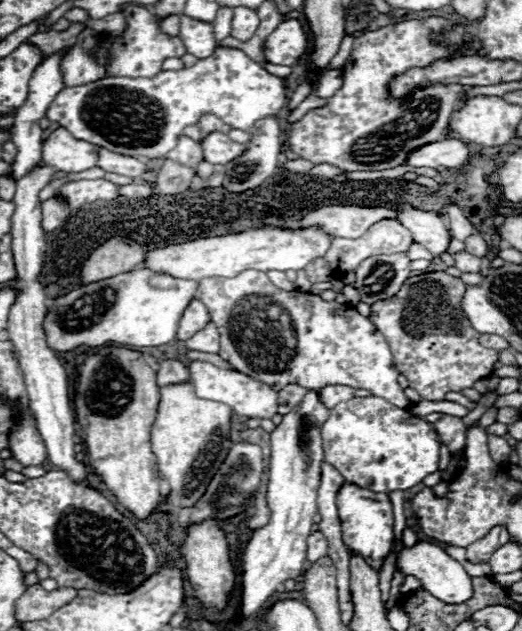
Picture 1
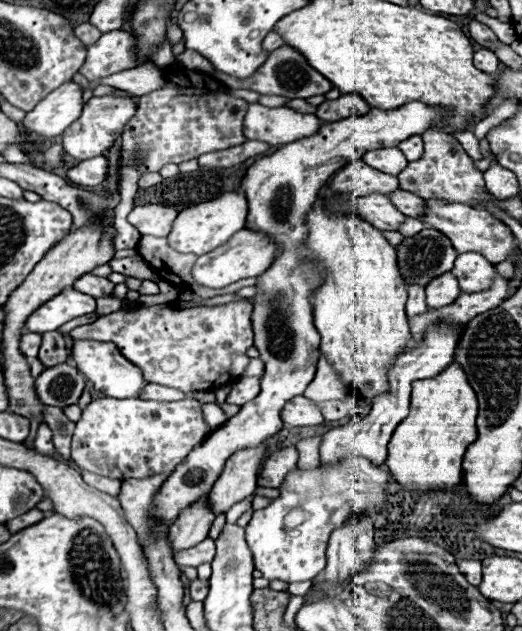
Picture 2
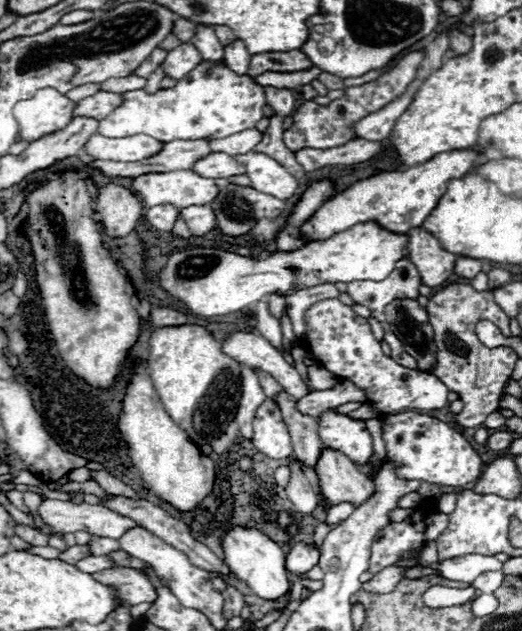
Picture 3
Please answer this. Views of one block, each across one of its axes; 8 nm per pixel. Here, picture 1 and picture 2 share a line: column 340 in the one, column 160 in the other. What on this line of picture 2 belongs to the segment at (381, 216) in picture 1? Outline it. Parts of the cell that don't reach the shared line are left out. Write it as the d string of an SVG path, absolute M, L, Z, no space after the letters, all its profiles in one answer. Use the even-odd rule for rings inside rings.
M142 204L136 206L128 214L128 222L140 230L142 236L158 236L164 238L172 230L172 222L176 220L178 212L168 206L152 206Z

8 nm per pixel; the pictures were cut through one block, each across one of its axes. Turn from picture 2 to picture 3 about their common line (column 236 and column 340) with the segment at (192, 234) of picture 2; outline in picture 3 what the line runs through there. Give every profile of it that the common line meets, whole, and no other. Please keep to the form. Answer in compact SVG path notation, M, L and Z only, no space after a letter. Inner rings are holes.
M472 148L448 150L404 172L382 172L378 176L360 180L350 188L346 188L344 192L336 194L330 202L324 202L318 208L318 214L314 214L310 222L306 222L306 228L302 232L310 242L314 242L314 240L326 240L336 232L342 232L354 224L374 220L390 232L404 234L412 228L422 226L426 216L436 208L438 200L444 196L448 182L452 178L462 178L468 172L472 172L478 166L480 158L482 154Z

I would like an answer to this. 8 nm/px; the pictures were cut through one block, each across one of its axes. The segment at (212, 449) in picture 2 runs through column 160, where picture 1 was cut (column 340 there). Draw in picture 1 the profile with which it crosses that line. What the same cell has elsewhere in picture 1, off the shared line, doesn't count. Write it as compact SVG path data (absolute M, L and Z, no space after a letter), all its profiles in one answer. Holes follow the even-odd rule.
M344 482L344 486L340 486L338 490L336 506L342 522L342 540L346 542L346 546L358 550L358 554L362 554L362 558L366 558L374 566L374 570L380 570L394 540L392 502L382 494L370 492L352 482Z

